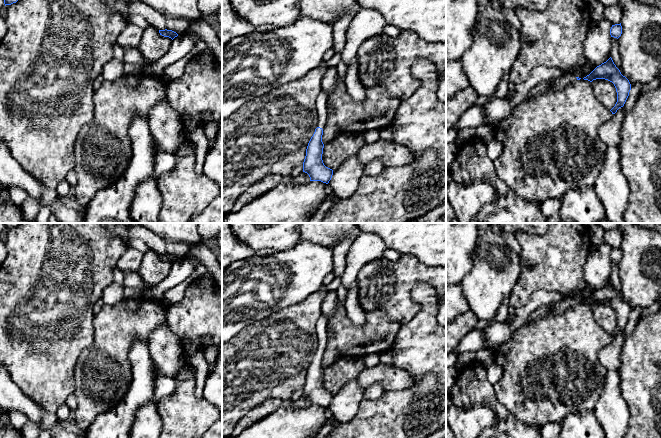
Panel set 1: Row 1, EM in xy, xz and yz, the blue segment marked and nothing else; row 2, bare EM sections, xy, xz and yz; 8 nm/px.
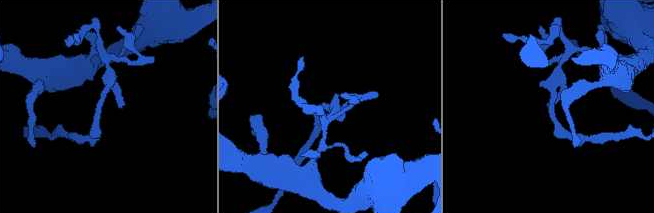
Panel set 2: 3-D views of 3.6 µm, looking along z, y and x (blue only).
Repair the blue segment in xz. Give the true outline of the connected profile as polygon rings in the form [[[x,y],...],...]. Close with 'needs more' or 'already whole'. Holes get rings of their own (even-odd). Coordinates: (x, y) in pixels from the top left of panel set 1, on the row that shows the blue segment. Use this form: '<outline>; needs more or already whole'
[[[321,90],[316,99],[318,125],[308,143],[306,156],[303,162],[303,172],[309,175],[310,181],[321,181],[326,184],[329,183],[333,175],[333,170],[326,167],[322,160],[324,148],[322,135],[328,119],[327,101],[327,94]]]; needs more

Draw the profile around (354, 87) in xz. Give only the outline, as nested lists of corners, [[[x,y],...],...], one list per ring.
[[[358,61],[347,66],[345,85],[348,94],[356,101],[362,102],[365,98],[365,88],[362,86],[358,75]]]

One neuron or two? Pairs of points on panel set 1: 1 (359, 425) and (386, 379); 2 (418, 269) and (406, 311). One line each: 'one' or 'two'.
1: two
2: one

